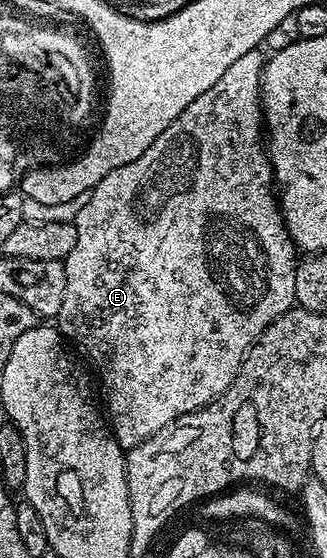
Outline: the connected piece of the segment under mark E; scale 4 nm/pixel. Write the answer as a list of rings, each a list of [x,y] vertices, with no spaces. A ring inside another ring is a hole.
[[[260,49],[250,51],[237,59],[222,74],[222,79],[210,87],[210,91],[202,91],[134,163],[126,163],[126,167],[118,167],[102,179],[87,194],[86,200],[79,206],[74,224],[76,226],[76,242],[74,251],[64,258],[66,271],[66,295],[62,295],[62,307],[58,318],[58,328],[73,346],[77,345],[88,356],[90,364],[96,368],[100,381],[104,384],[104,401],[108,404],[106,417],[110,422],[112,434],[125,451],[162,431],[172,421],[177,421],[182,415],[202,409],[211,401],[223,395],[236,378],[244,358],[252,344],[261,337],[286,310],[296,305],[296,266],[298,250],[288,234],[278,204],[278,193],[274,188],[272,163],[268,159],[268,150],[262,140],[262,110],[260,108],[260,76],[264,70],[265,54]]]

